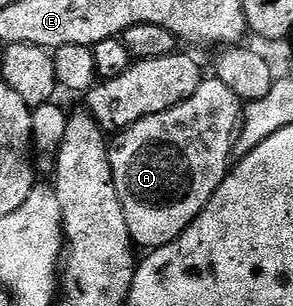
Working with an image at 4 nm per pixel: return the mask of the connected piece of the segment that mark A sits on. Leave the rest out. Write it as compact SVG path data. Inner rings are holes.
M209 77L177 107L154 113L115 136L108 152L112 184L118 189L122 213L126 213L126 229L130 229L130 237L137 248L155 249L173 243L200 216L229 173L234 159L236 132L240 130L241 122L242 101L234 89L222 85L218 78Z

